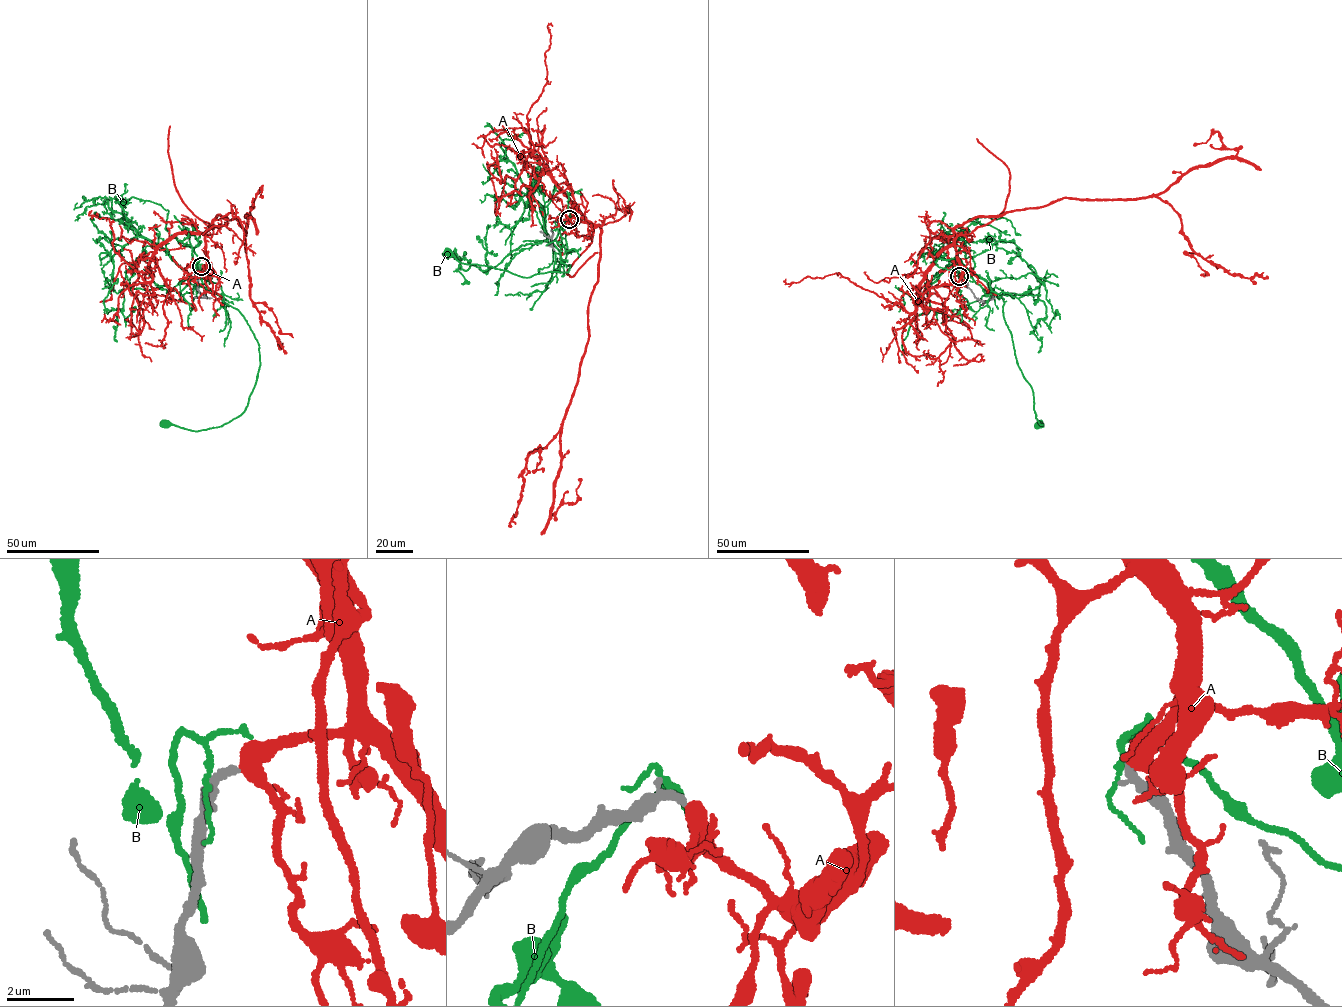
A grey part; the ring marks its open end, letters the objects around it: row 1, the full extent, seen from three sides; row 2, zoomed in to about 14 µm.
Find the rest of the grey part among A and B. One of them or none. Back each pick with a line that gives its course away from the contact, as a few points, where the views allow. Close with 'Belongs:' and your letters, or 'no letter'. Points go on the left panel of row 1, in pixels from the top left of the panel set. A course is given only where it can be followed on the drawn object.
A: Its course: (201, 266), (212, 221), (218, 214), (236, 218), (245, 230), (250, 295), (279, 349)
Belongs: A

